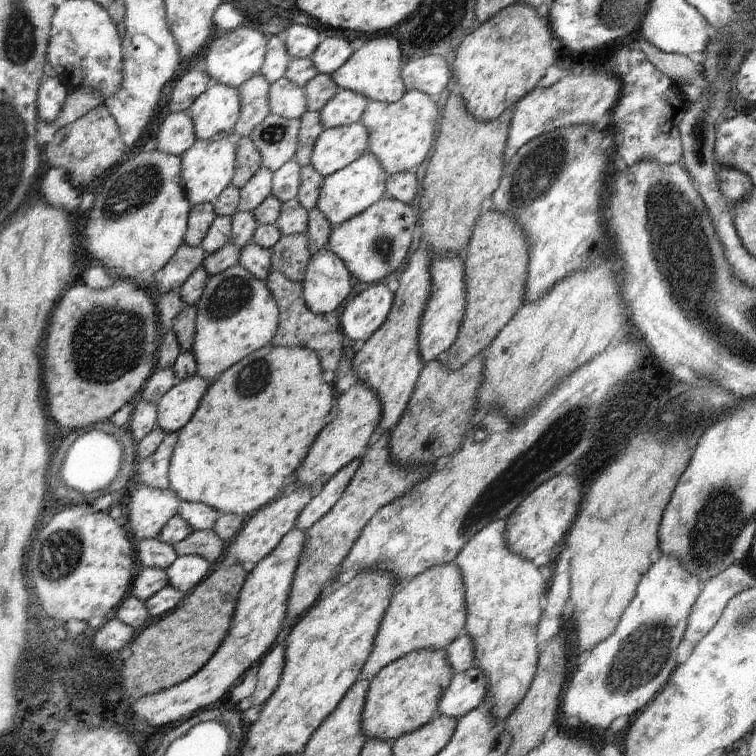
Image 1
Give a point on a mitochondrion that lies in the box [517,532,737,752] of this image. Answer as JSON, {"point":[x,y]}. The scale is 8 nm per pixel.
{"point":[644,653]}

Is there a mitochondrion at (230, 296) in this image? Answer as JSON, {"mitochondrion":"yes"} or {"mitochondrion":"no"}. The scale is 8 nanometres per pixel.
{"mitochondrion":"yes"}

